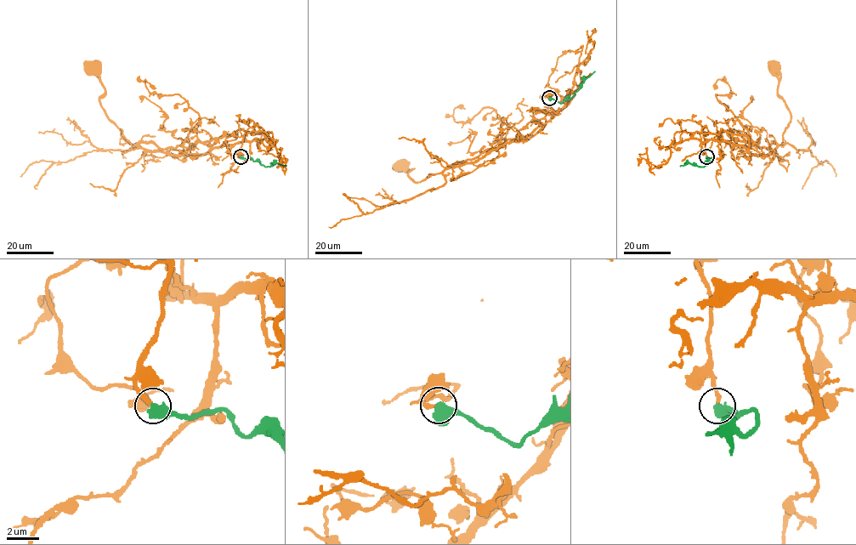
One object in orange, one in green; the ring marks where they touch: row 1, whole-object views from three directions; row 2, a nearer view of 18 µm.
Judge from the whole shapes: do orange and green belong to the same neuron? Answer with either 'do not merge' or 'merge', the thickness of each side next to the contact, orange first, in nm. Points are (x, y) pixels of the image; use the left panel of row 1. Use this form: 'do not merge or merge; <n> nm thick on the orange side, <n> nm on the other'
merge; 240 nm thick on the orange side, 460 nm on the other

